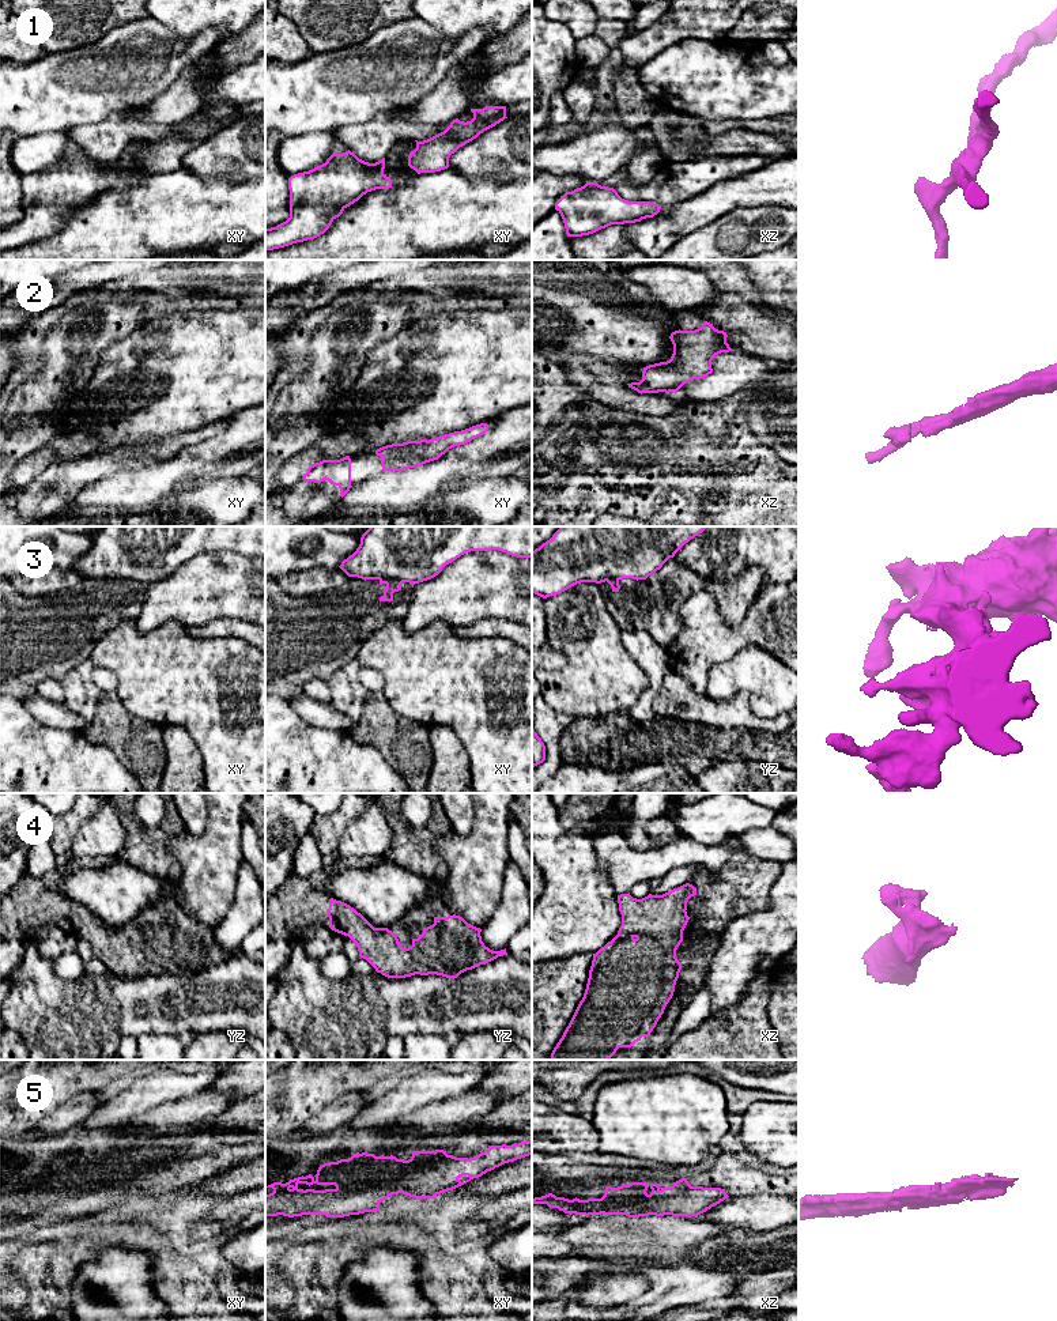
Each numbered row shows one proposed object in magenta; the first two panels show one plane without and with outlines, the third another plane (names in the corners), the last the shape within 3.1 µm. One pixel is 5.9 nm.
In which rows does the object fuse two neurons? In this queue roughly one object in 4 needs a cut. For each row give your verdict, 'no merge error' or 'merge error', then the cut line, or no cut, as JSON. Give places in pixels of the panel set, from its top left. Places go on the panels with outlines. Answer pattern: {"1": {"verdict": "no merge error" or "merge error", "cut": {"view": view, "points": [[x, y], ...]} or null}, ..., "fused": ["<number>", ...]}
{"1": {"verdict": "no merge error", "cut": null}, "2": {"verdict": "no merge error", "cut": null}, "3": {"verdict": "merge error", "cut": {"view": "xy", "points": [[380, 578], [397, 578], [401, 582]]}}, "4": {"verdict": "no merge error", "cut": null}, "5": {"verdict": "no merge error", "cut": null}, "fused": ["3"]}

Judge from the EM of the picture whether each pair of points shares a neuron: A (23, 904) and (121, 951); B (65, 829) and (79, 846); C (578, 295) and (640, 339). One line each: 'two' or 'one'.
A: one
B: two
C: one

